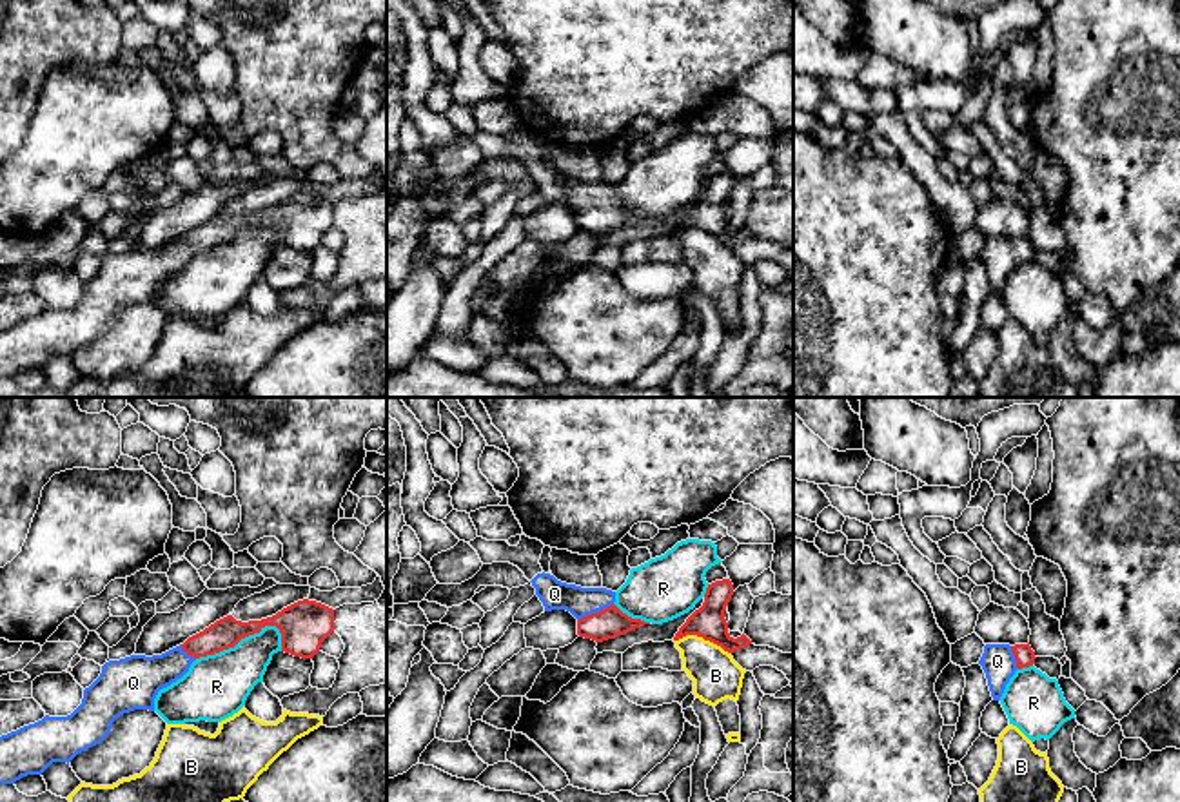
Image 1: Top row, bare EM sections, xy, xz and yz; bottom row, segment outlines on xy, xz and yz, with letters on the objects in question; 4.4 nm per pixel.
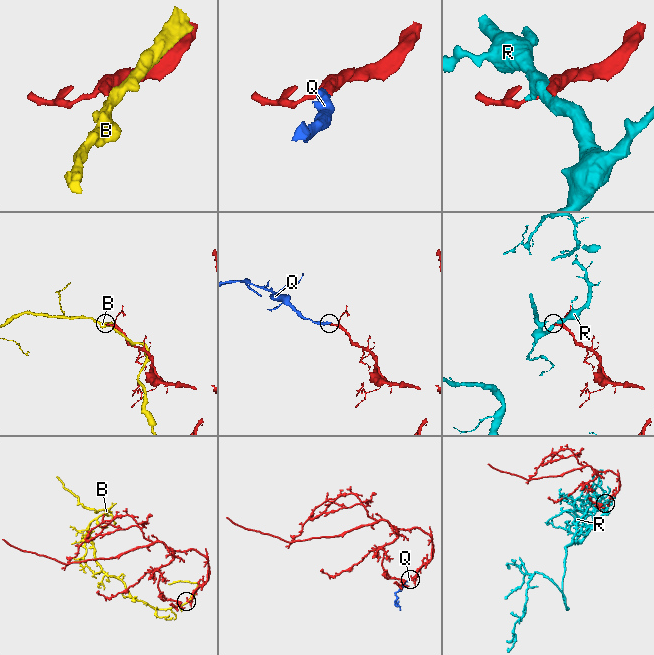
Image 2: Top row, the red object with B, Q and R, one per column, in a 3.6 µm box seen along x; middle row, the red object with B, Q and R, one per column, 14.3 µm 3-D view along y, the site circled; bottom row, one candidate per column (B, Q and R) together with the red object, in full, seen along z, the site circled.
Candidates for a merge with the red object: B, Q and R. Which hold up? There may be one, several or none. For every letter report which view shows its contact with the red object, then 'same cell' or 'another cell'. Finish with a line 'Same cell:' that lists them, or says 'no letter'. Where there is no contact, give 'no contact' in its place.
B: meets red in xz; another cell
Q: meets red in xz; same cell
R: meets red in xy; another cell
Same cell: Q

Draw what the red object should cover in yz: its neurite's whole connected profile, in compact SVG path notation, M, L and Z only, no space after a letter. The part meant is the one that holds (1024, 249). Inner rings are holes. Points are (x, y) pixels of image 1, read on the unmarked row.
M986 238L978 254L982 259L993 294L1000 294L1006 278L1017 263L1035 258L1035 245L1028 238Z

